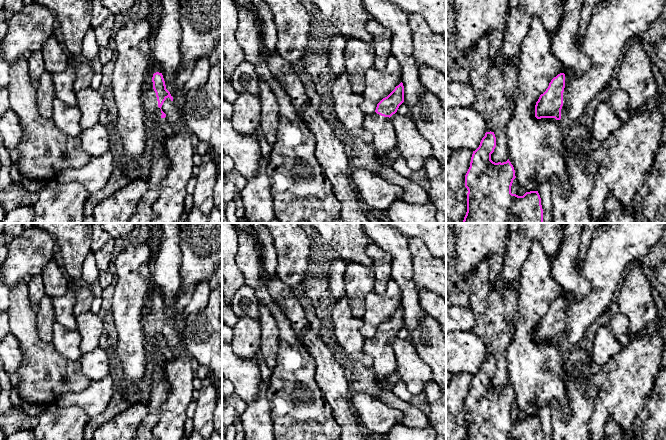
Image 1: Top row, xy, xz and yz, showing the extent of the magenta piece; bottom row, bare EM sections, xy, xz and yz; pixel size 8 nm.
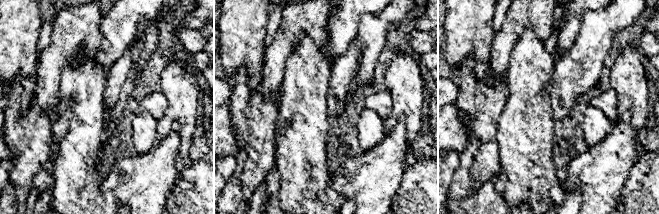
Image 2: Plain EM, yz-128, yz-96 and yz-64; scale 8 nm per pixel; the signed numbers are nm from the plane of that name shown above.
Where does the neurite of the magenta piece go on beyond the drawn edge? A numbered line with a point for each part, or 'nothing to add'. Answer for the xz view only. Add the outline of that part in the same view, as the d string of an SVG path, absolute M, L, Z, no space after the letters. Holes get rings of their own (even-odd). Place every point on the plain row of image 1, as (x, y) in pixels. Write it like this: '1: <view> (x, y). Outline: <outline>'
1: xz (381, 351). Outline: M376 336L366 338L362 351L373 358L373 368L378 377L384 378L395 372L396 359L389 341Z

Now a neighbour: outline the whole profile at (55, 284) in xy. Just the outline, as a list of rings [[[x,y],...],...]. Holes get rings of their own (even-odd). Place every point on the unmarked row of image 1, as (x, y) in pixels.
[[[53,259],[47,263],[41,276],[47,296],[60,297],[65,295],[71,288],[71,285],[62,273],[62,269]]]

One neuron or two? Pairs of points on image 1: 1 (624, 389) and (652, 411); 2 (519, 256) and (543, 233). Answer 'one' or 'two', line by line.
1: two
2: one

